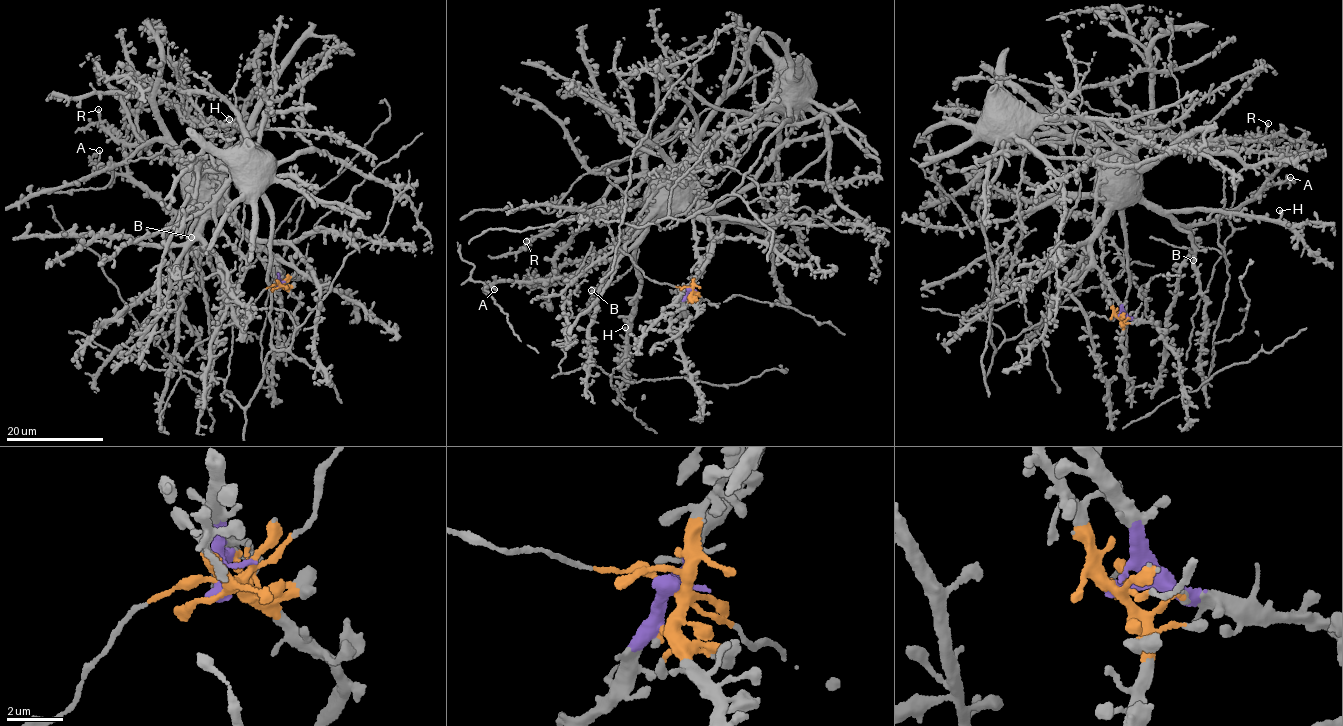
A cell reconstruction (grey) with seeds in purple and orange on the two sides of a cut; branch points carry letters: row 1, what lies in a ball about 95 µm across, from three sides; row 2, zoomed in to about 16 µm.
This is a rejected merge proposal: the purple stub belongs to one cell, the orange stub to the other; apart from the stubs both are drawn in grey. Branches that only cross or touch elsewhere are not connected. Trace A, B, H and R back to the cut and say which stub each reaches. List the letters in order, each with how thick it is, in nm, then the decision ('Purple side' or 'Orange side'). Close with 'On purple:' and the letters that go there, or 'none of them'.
A: Thickness 170 nm. Purple side
B: Thickness 320 nm. Purple side
H: Thickness 440 nm. Purple side
R: Thickness 300 nm. Orange side
On purple: A, B, H

